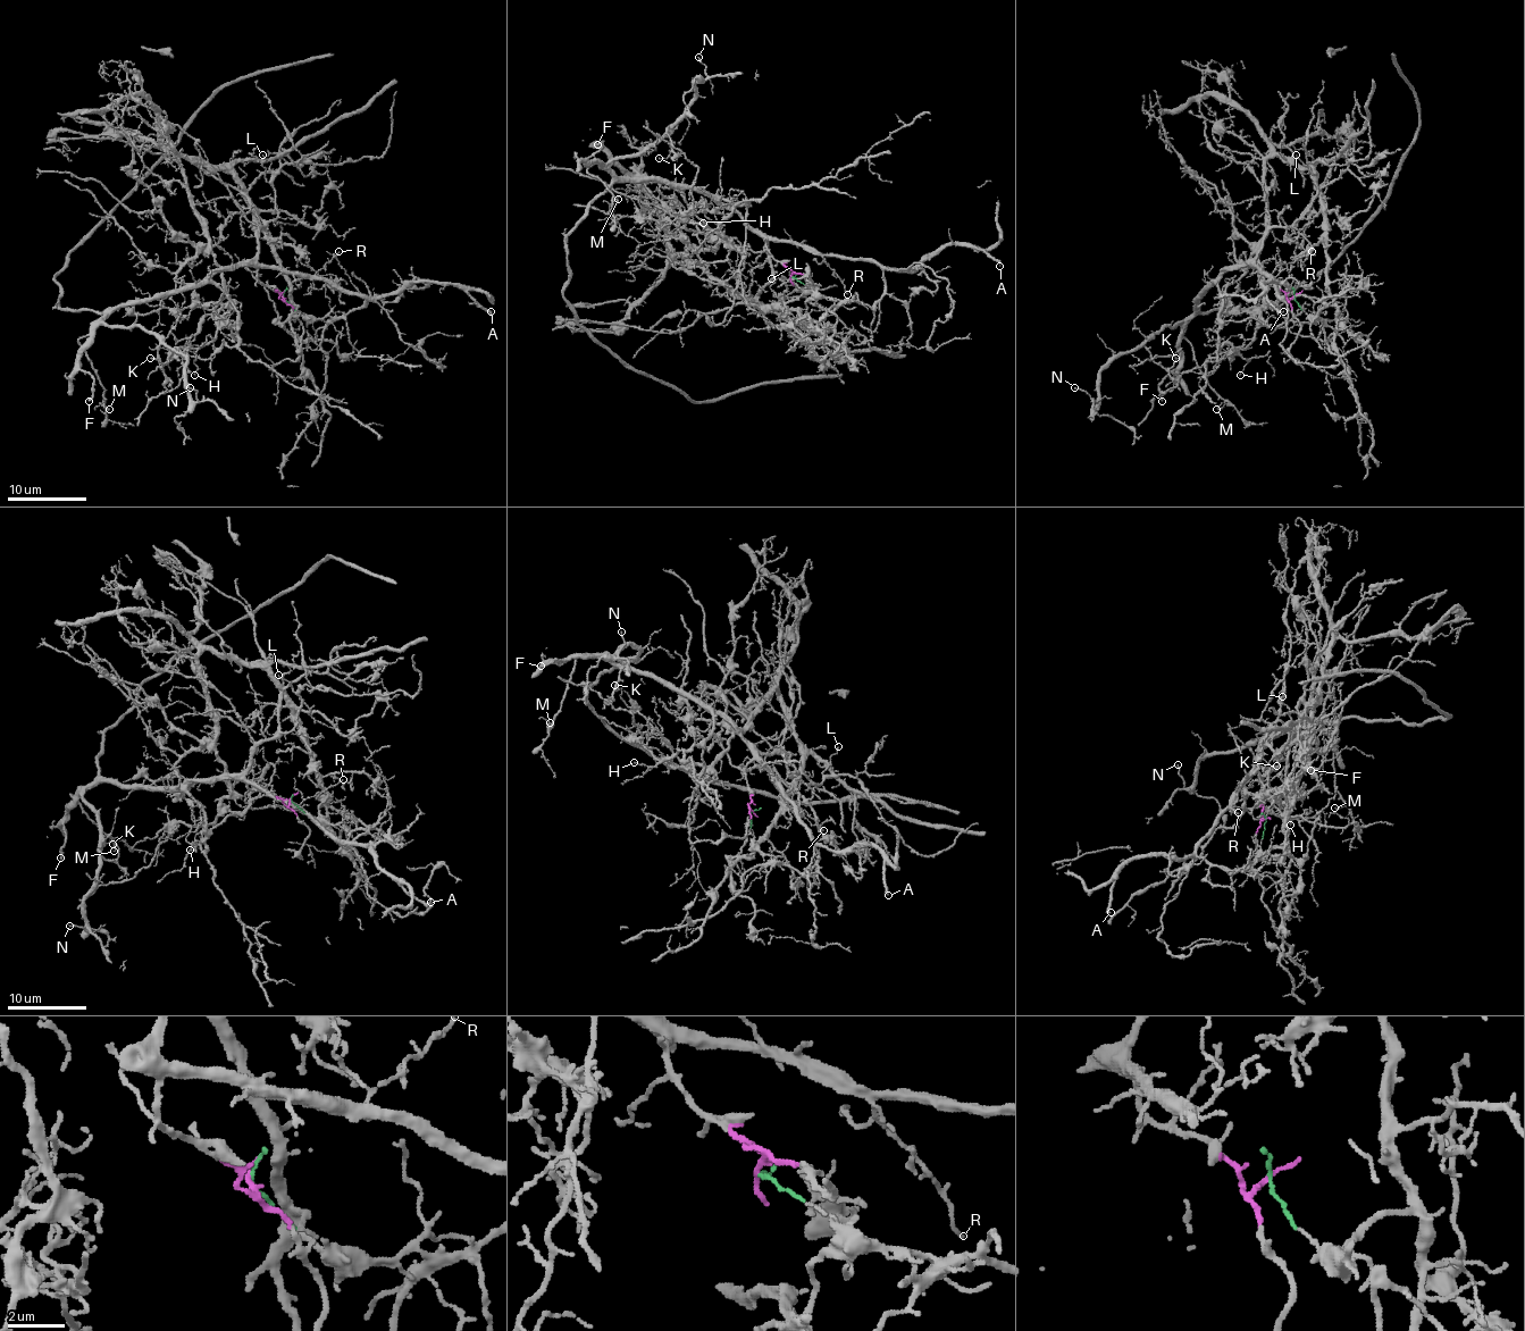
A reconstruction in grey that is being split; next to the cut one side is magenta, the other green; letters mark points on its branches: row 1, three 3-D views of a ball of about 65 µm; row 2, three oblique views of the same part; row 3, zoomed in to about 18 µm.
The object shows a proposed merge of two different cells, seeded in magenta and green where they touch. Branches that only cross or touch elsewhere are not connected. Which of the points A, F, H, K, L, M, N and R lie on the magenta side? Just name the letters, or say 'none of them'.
A, F, H, K, L, M, N, R

